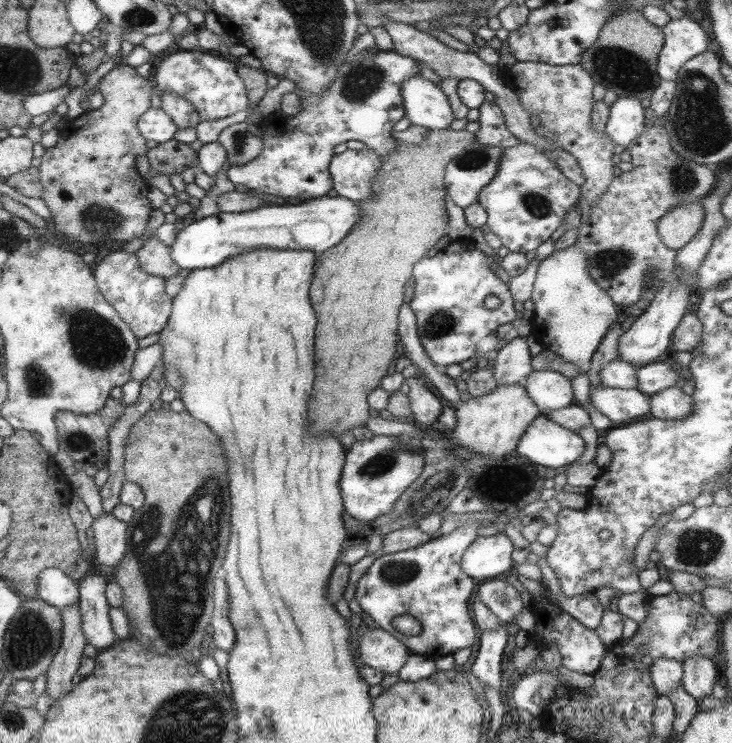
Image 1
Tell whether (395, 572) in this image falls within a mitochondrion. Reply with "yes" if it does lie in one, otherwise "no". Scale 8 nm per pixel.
yes

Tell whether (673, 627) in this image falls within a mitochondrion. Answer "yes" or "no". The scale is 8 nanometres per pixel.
no

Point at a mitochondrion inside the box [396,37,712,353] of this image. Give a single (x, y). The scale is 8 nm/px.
(615, 66)

